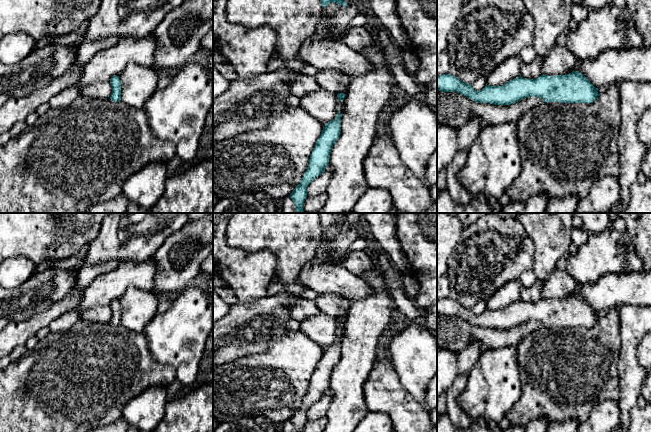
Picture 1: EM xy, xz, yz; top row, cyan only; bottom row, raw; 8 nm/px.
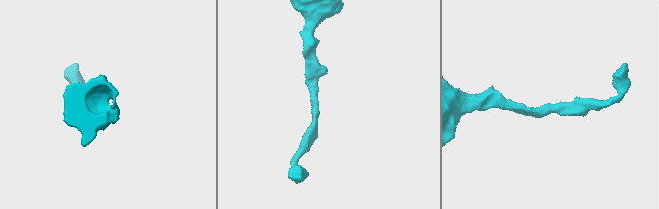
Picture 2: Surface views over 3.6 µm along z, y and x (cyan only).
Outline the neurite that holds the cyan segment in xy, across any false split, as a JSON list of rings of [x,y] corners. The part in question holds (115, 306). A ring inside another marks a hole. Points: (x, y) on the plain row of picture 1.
[[[113,300],[110,304],[110,308],[112,311],[112,318],[110,323],[114,326],[118,326],[121,324],[121,305],[119,300]]]

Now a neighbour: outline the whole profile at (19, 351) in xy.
[[[25,345],[17,346],[9,355],[11,361],[17,361],[27,352]]]

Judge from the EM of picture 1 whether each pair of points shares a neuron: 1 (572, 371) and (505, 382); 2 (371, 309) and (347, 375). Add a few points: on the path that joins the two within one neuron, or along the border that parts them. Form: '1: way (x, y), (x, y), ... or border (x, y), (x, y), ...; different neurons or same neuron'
1: border (518, 357), (521, 396), (514, 403); different neurons
2: way (364, 325), (358, 345), (357, 359); same neuron

